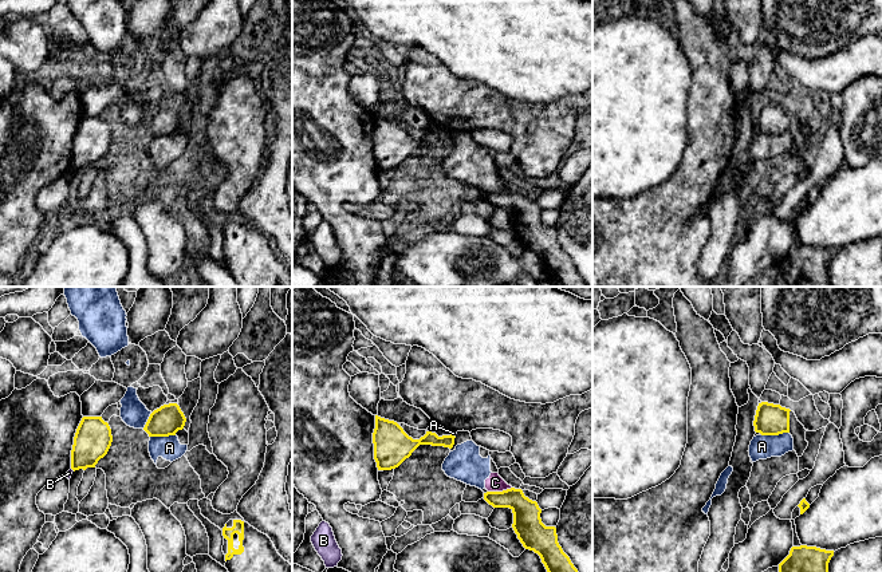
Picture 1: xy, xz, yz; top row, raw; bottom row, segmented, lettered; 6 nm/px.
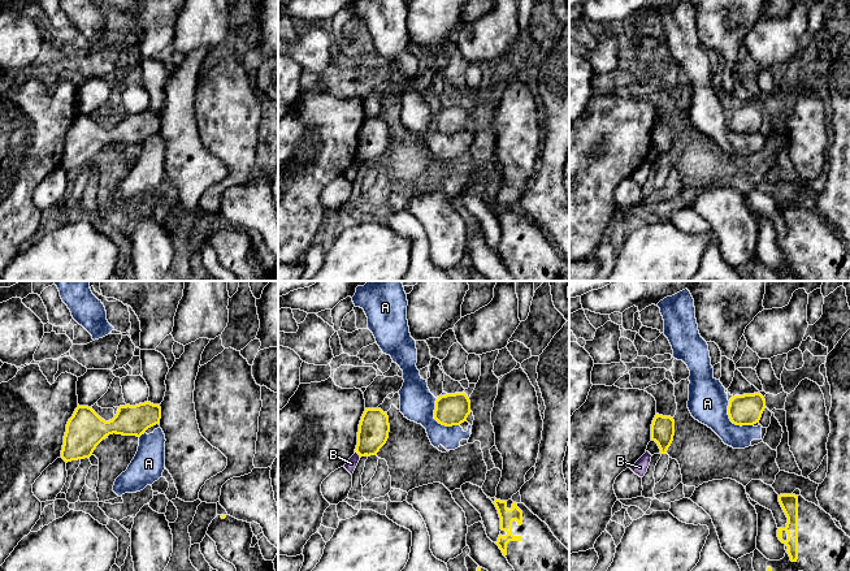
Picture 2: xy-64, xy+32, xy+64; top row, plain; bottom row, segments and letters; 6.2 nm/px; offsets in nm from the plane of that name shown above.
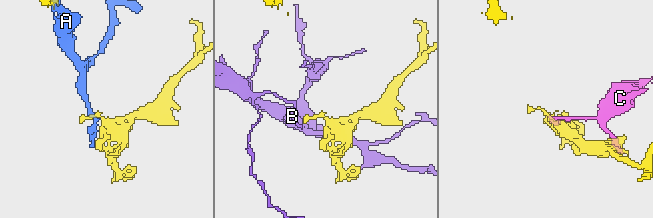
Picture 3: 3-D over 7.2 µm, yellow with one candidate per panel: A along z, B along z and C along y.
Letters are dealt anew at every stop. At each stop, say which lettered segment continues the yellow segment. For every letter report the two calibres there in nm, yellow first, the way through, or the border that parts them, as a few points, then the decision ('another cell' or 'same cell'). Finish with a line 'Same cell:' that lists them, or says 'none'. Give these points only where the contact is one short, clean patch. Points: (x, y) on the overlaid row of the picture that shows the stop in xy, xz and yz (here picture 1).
A: 190/140 nm | along yz (788, 432), (762, 436) | another cell
B: 220/40 nm | along xy (71, 468), (74, 470) | another cell
C: 170/100 nm | another cell
Same cell: none

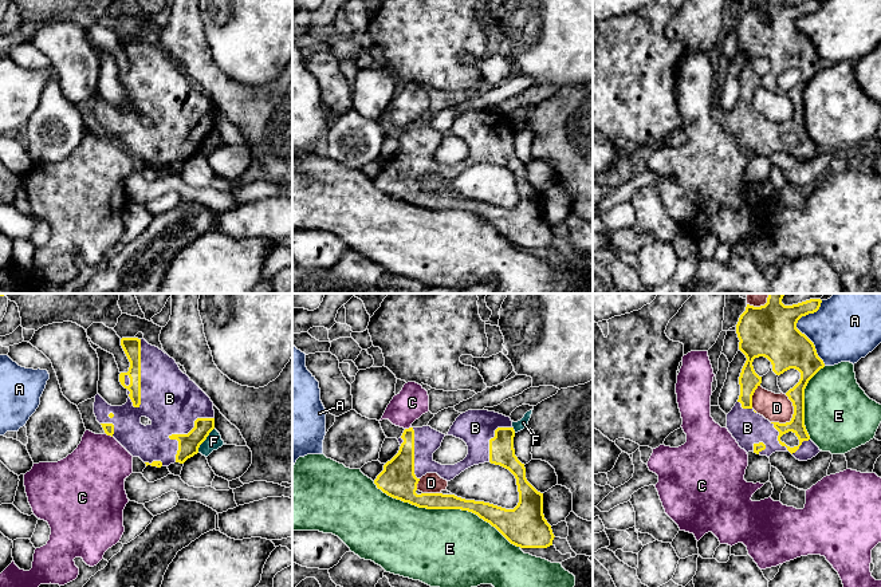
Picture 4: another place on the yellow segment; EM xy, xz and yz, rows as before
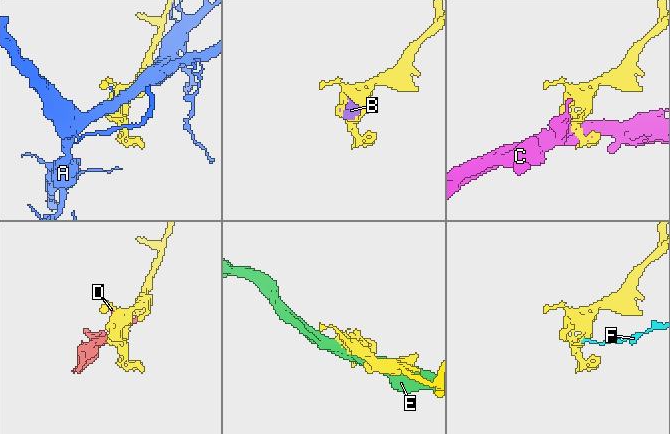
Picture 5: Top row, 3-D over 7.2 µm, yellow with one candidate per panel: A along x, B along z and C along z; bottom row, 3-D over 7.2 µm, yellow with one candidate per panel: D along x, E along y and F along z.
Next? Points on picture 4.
A: 320/340 nm | another cell
B: 110/340 nm | same cell
C: 60/380 nm | another cell
D: 100/180 nm | another cell
E: 110/460 nm | another cell
F: 130/100 nm | along xy (213, 428), (197, 452) | another cell
Same cell: B

